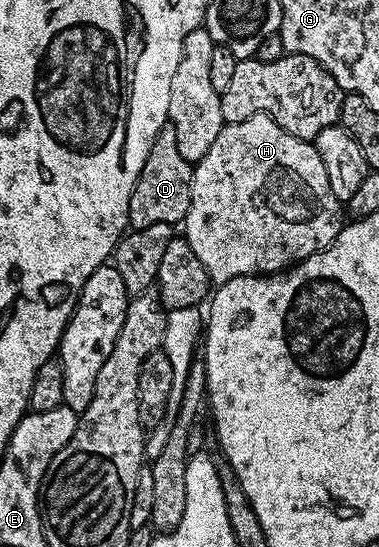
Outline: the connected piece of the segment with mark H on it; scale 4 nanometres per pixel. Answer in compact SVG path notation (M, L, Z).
M254 116L245 122L224 123L221 134L217 134L213 146L209 146L209 154L205 154L205 158L197 161L191 173L191 201L185 221L185 227L187 227L185 238L189 242L189 246L193 246L193 254L197 254L197 258L201 258L201 266L205 266L205 270L216 285L229 282L238 276L258 276L284 271L298 264L300 260L328 248L337 238L344 223L344 205L337 198L337 194L333 194L333 189L329 186L329 174L325 174L325 162L321 162L321 154L317 154L314 143L289 134L272 116Z

